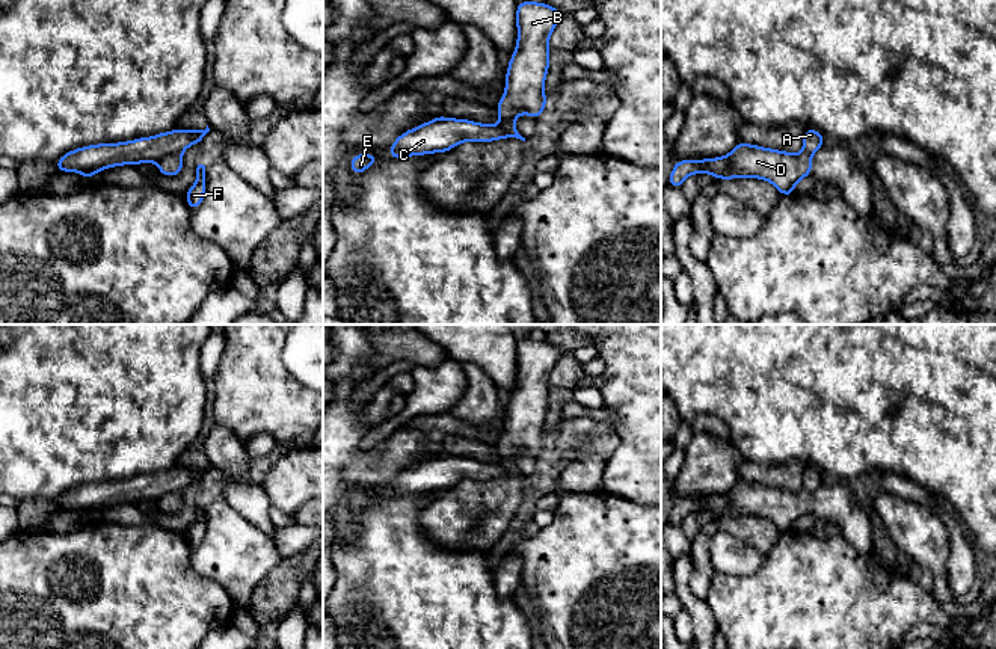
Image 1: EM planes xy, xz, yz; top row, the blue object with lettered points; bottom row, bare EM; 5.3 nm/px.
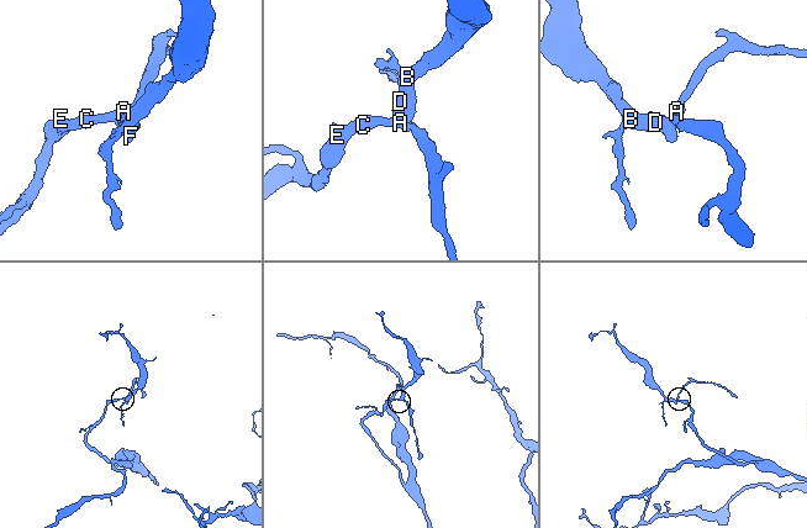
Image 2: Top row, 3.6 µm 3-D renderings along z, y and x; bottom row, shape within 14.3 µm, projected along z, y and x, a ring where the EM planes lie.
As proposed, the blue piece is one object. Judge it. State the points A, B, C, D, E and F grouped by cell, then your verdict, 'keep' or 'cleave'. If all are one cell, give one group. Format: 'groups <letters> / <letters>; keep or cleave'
groups A C E / B D F; cleave

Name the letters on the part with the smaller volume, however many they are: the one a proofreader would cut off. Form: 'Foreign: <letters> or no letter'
Foreign: B, D, F

